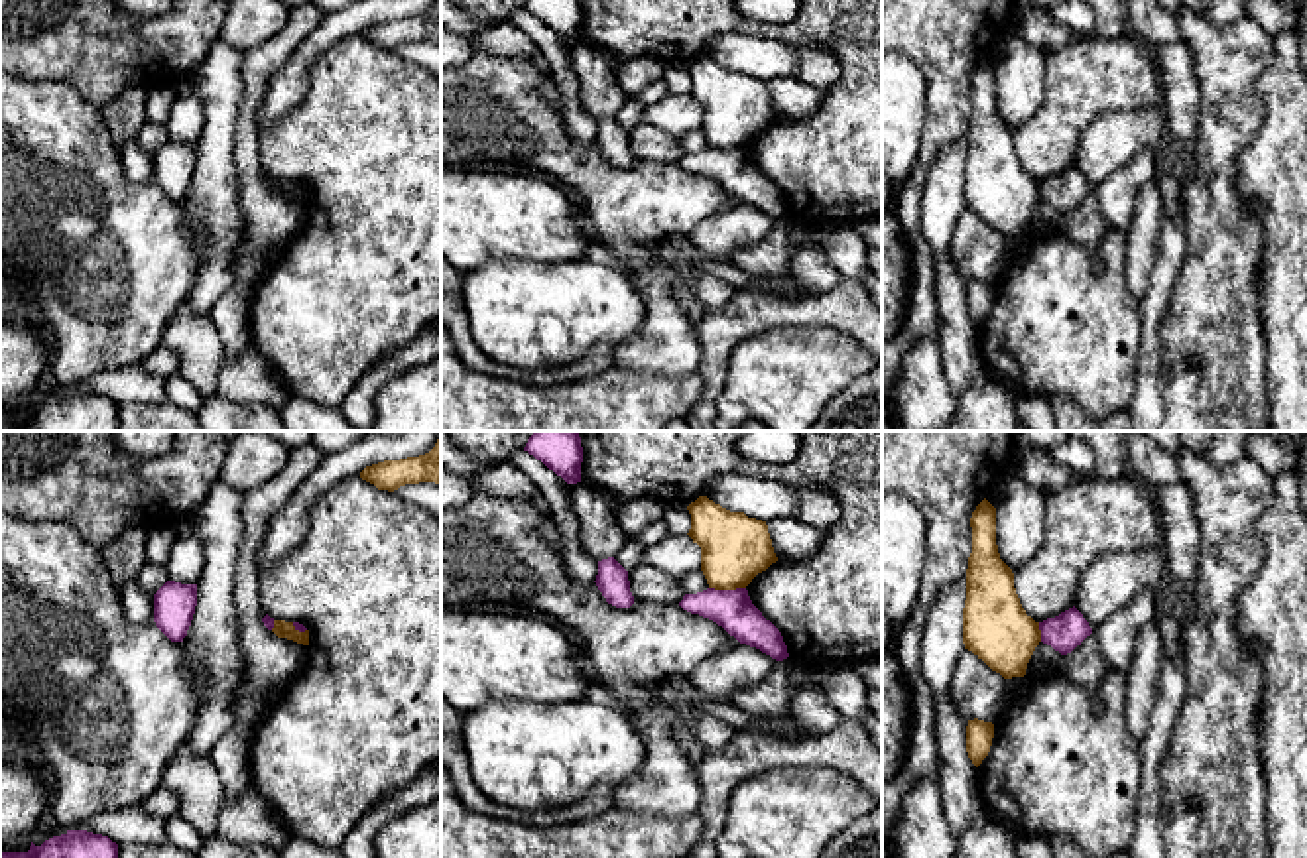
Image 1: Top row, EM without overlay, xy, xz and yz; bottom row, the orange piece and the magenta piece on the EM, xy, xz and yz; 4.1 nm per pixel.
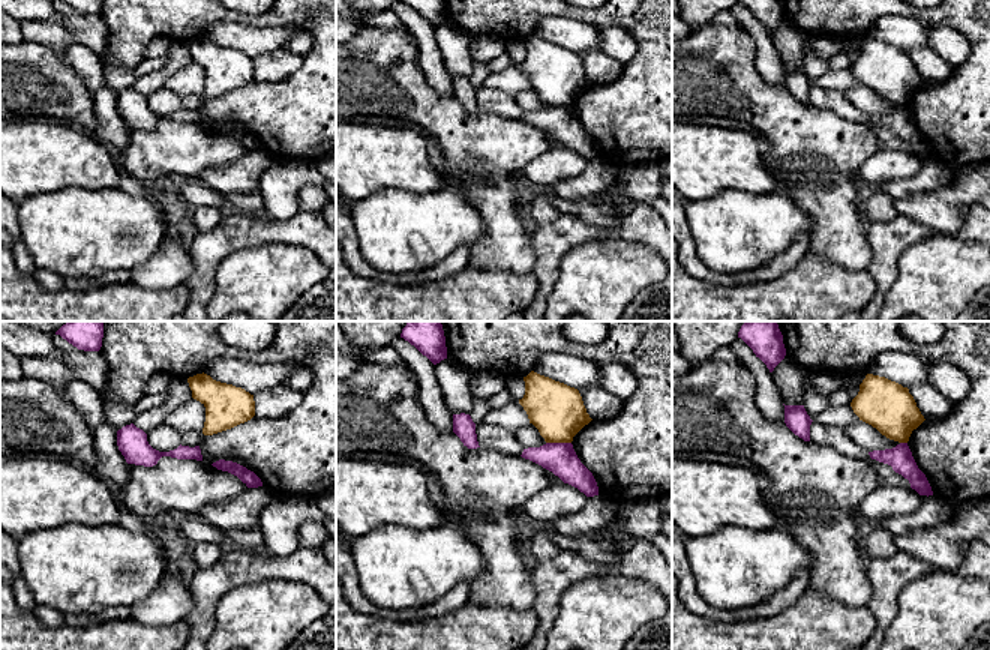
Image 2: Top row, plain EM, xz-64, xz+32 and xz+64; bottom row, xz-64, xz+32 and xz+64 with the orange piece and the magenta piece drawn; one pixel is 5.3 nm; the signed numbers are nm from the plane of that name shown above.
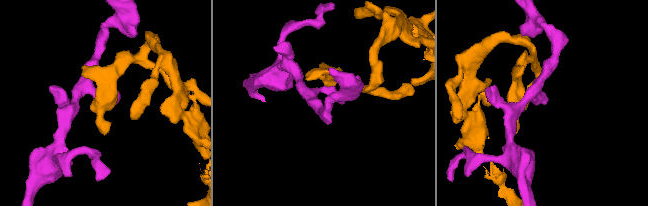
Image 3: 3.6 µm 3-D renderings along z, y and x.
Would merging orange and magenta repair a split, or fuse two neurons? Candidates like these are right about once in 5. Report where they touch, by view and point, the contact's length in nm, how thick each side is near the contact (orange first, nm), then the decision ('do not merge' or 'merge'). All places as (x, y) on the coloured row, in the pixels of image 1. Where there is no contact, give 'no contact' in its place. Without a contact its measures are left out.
xz (727, 589) | 150 nm | 280/160 nm | do not merge

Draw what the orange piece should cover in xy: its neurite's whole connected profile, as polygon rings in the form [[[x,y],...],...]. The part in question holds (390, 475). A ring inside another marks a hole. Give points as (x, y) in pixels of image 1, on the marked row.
[[[441,431],[435,447],[429,453],[366,466],[360,472],[360,478],[374,484],[378,490],[388,492],[394,492],[405,484],[441,484]]]

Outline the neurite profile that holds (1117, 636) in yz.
[[[1157,586],[1142,590],[1124,608],[1092,630],[1108,669],[1122,675],[1128,673],[1138,634],[1155,618],[1159,606],[1161,600]]]

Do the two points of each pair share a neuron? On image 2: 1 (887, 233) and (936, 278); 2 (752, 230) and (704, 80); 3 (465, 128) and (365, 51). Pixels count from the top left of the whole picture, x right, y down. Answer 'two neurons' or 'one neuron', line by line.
1: two neurons
2: two neurons
3: one neuron

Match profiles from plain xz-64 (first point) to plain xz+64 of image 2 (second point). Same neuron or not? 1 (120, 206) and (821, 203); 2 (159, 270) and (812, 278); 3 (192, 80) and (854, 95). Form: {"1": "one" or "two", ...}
{"1": "two", "2": "two", "3": "two"}

